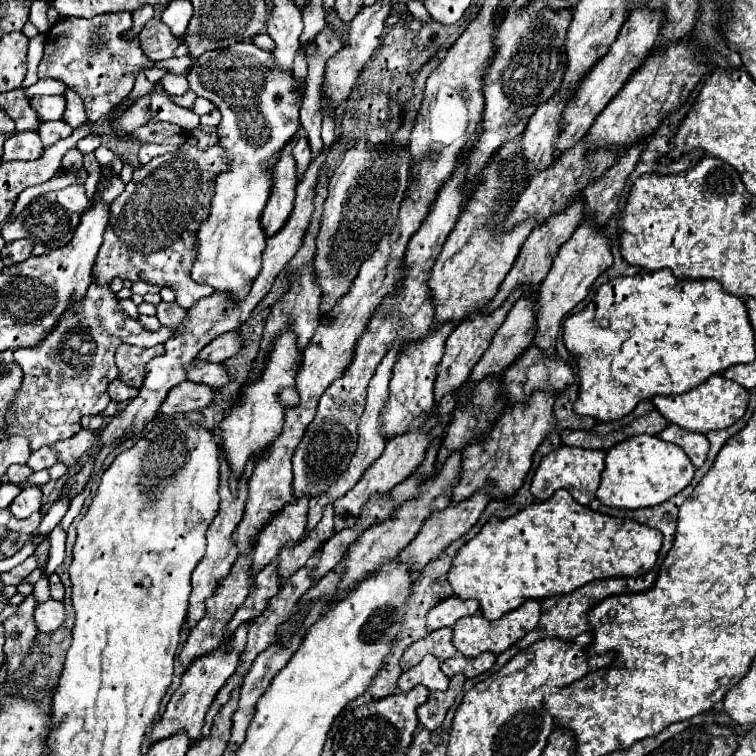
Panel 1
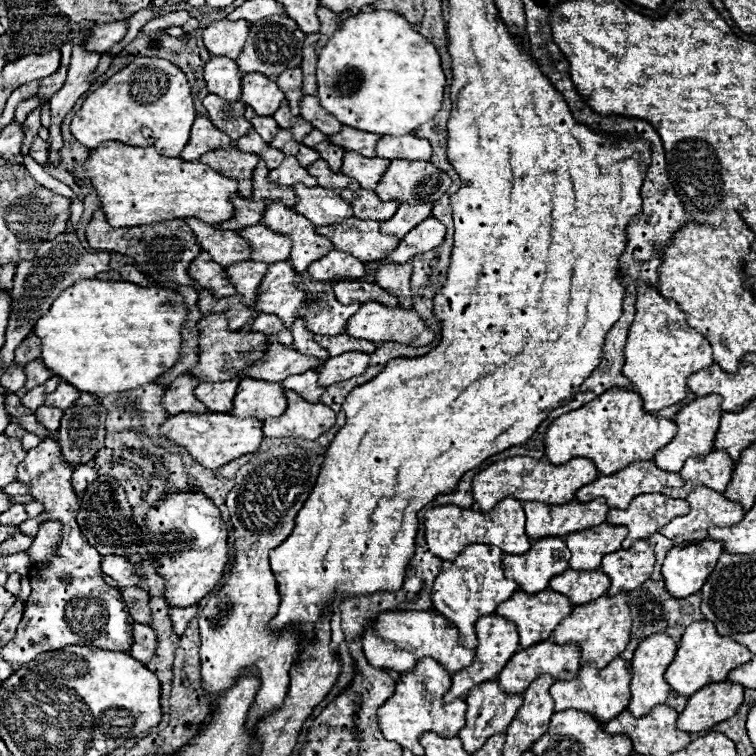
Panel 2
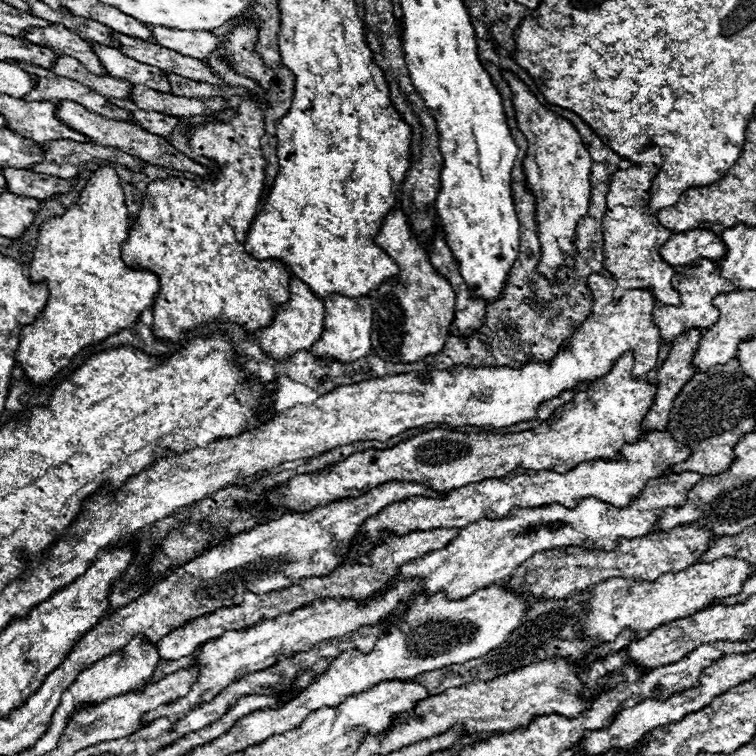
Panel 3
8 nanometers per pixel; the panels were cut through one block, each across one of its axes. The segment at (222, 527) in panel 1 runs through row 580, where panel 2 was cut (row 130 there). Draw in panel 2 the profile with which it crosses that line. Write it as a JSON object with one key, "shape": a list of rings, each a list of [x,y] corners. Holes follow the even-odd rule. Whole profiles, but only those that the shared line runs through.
{"shape":[[[198,116],[192,126],[192,134],[188,140],[188,146],[180,152],[180,158],[186,162],[198,160],[204,152],[212,152],[212,148],[228,148],[232,140],[220,132],[206,116]]]}

